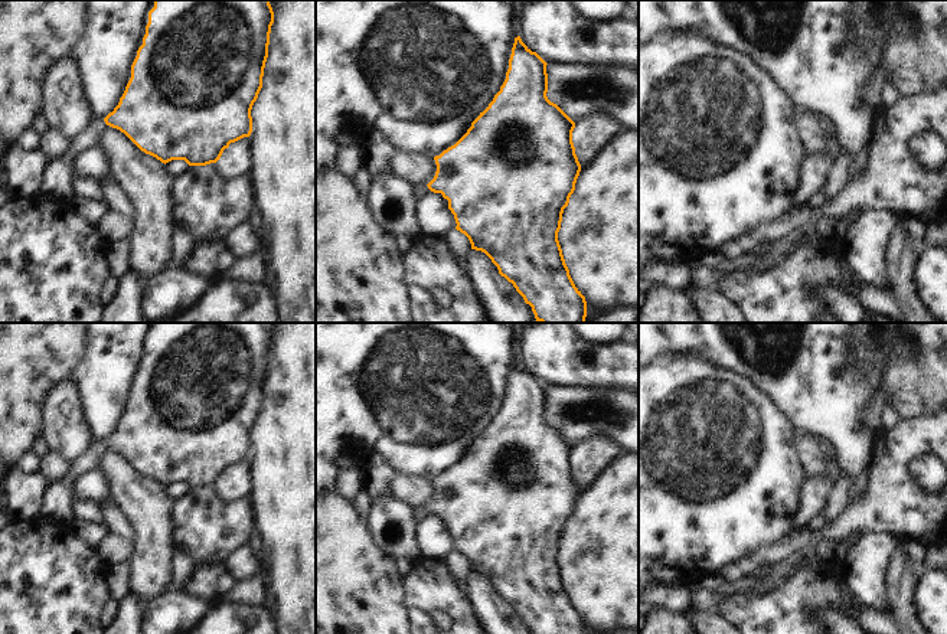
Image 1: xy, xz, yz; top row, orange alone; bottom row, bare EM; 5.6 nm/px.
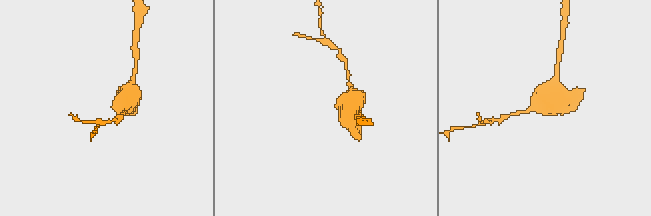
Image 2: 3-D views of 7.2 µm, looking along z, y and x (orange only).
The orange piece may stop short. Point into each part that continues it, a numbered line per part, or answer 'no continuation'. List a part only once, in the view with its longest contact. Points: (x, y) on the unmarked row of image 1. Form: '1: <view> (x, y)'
1: xy (58, 502)

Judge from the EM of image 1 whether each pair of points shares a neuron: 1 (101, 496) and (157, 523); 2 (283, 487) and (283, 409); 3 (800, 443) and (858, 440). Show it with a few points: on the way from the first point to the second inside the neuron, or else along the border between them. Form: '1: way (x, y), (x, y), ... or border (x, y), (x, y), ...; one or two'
1: border (101, 473), (118, 506); two
2: way (283, 469), (283, 428); one
3: border (794, 430), (815, 434), (823, 443); two

